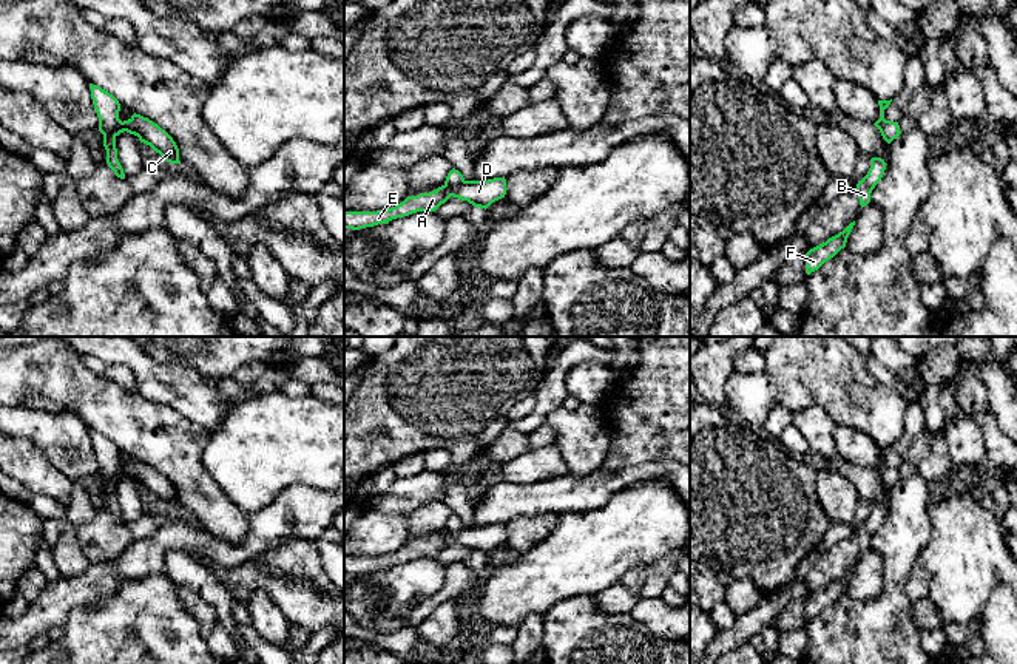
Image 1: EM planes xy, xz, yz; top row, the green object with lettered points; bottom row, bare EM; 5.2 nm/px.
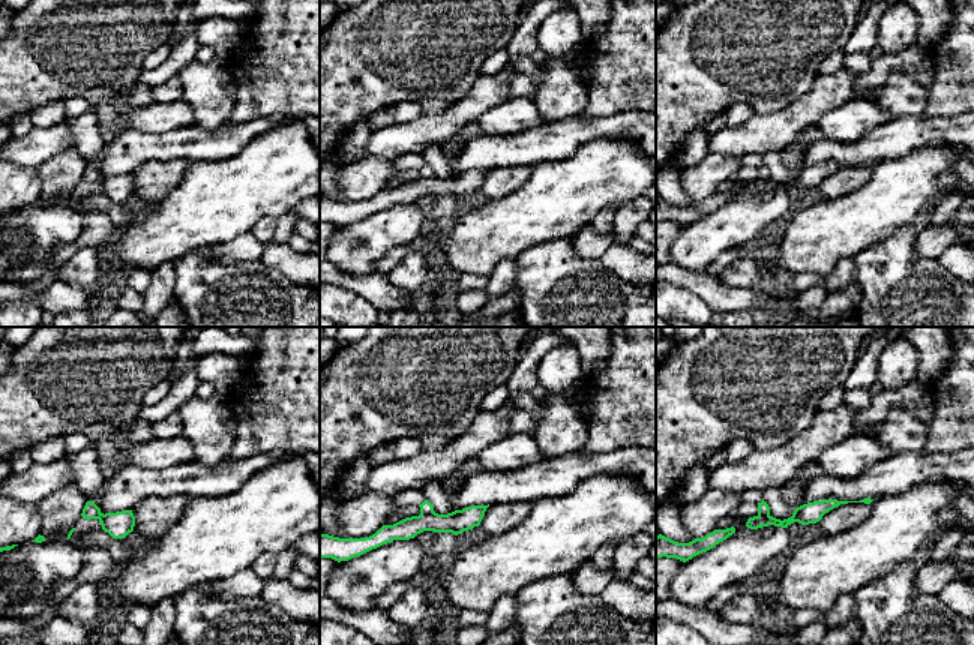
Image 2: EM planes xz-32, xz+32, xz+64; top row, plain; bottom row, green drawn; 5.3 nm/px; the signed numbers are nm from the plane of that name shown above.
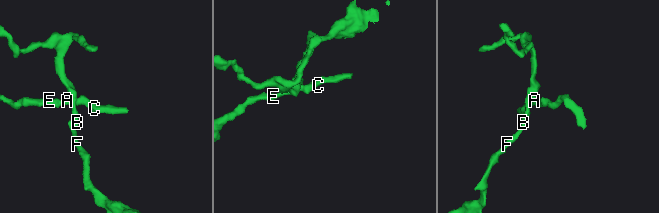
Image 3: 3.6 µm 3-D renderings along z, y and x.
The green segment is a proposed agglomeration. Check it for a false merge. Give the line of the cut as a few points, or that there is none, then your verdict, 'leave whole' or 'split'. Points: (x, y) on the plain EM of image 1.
xz (465, 527), (456, 531), (445, 531) | split

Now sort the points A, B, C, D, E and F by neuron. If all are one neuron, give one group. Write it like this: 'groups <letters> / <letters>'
groups A C D E / B F

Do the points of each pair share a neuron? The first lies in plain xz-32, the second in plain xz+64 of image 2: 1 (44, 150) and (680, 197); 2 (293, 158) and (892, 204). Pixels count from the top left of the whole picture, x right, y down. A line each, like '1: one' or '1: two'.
1: two
2: one

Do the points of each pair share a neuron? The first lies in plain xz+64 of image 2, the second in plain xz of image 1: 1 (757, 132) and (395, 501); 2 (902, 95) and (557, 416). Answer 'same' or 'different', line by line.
1: same
2: same

